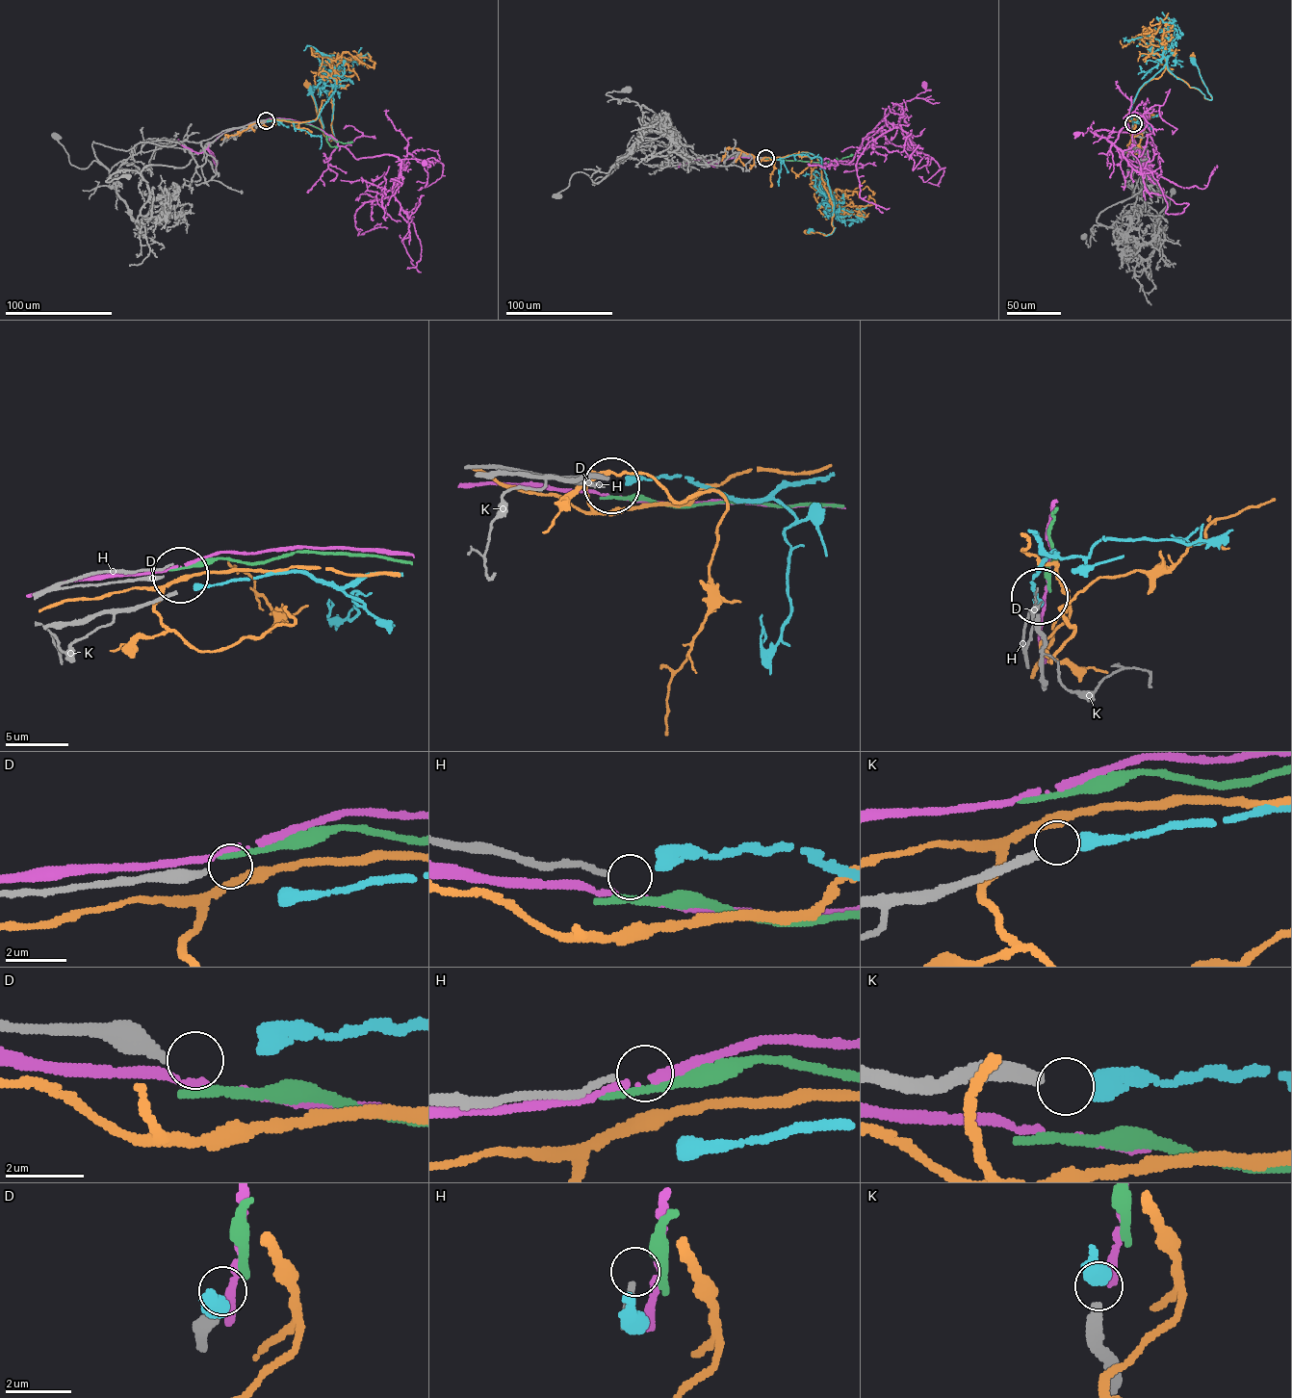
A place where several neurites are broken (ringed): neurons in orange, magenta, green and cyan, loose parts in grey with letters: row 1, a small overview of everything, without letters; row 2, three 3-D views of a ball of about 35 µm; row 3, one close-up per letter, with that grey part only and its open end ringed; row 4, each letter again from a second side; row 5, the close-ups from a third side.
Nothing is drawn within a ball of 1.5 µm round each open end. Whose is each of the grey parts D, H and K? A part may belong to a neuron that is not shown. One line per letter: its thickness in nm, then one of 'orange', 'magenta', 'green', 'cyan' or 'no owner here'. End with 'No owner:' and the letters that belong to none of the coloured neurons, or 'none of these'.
D: calibre 320 nm; no owner here
H: calibre 160 nm; no owner here
K: calibre 320 nm; cyan
No owner: D, H

